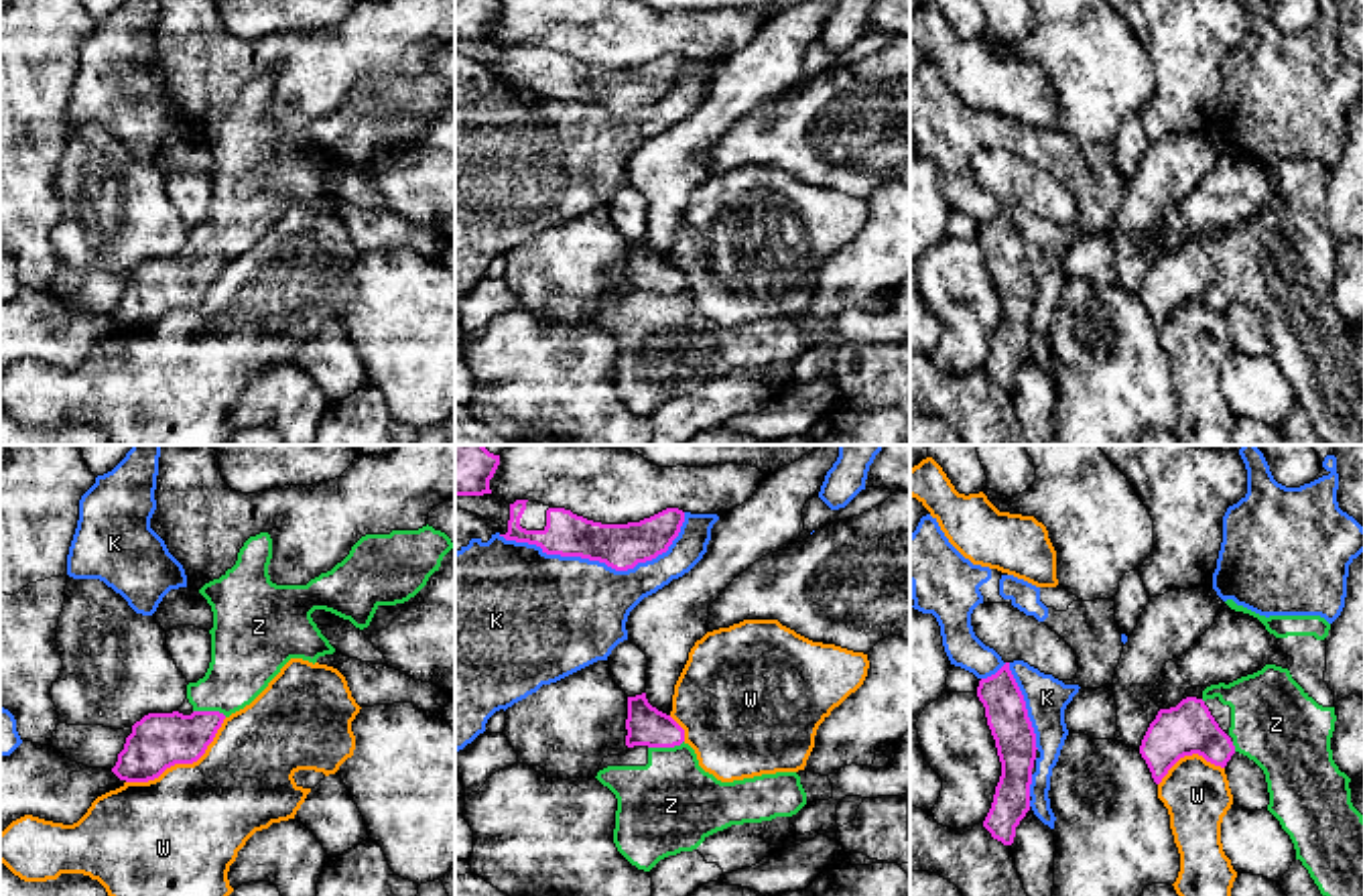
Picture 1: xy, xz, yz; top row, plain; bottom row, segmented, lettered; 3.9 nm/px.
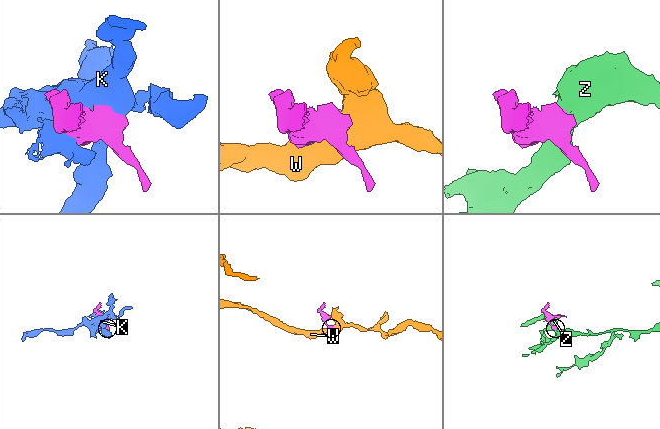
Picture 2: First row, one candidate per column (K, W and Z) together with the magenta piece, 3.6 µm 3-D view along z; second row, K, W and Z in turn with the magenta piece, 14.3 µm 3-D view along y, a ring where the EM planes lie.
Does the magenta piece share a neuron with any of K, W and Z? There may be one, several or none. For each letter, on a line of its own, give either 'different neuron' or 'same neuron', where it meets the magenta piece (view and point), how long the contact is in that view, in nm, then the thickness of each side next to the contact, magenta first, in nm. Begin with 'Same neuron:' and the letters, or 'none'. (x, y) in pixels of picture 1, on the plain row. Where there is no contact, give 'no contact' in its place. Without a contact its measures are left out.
Same neuron: Z
K: different neuron | xz (600, 106) | 750 nm | 180/440 nm
W: different neuron | xy (181, 307) | 480 nm | 220/460 nm
Z: same neuron | xz (665, 291) | 150 nm | 160/380 nm

